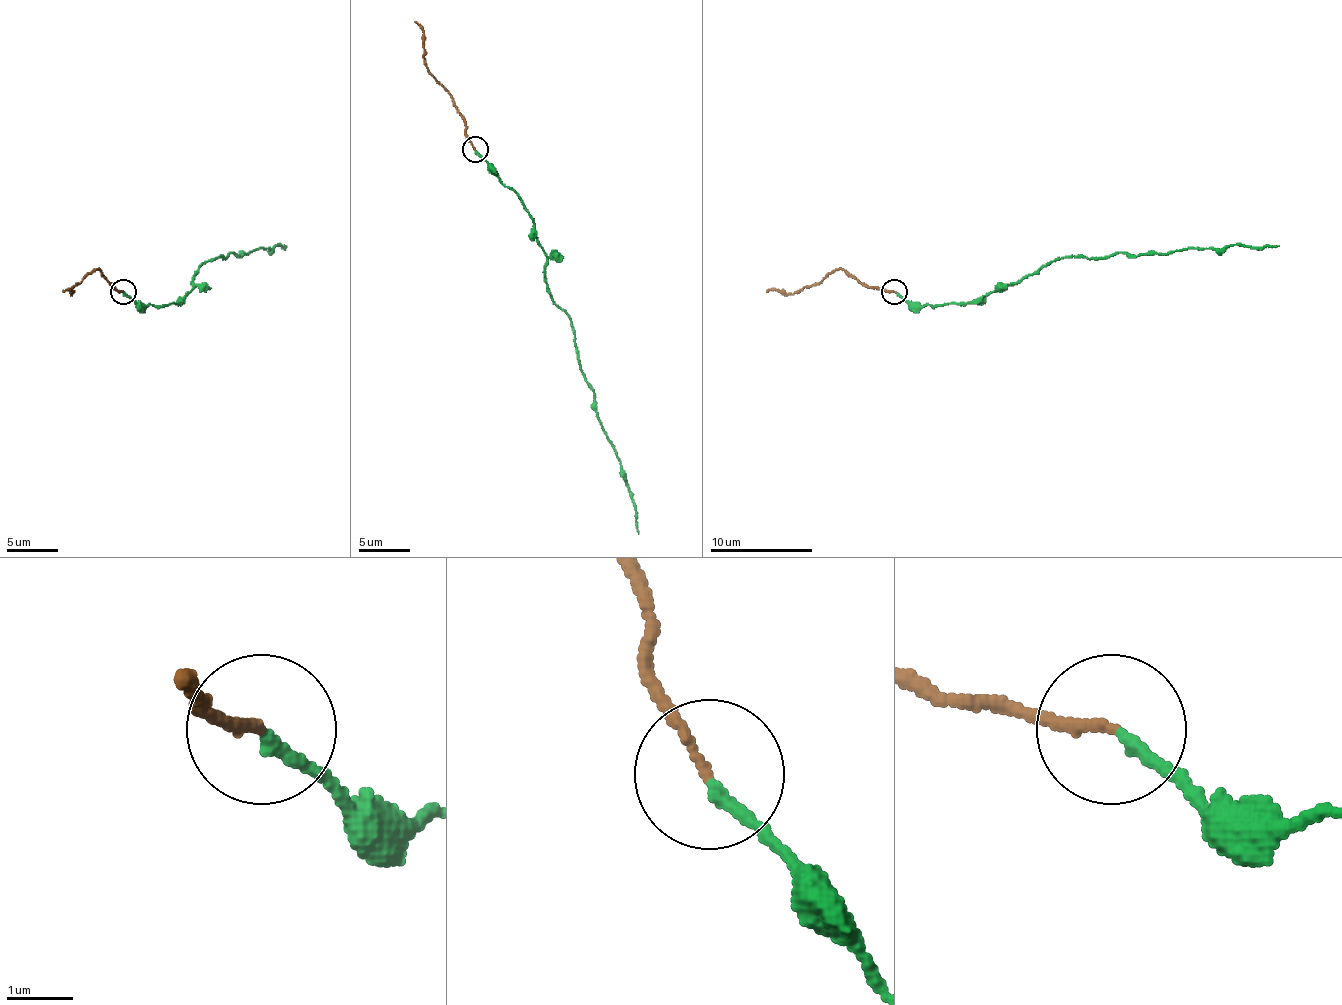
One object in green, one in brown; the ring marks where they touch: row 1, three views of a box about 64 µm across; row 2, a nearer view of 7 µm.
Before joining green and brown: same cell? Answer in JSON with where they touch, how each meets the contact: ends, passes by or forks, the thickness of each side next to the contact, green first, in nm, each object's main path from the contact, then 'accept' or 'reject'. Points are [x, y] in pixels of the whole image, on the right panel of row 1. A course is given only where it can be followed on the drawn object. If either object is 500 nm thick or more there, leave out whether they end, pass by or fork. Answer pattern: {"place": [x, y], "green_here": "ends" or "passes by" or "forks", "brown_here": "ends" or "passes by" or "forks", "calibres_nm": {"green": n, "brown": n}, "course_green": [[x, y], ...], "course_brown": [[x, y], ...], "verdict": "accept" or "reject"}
{"place": [894, 292], "green_here": "ends", "brown_here": "ends", "calibres_nm": {"green": 190, "brown": 150}, "course_green": [[895, 292], [920, 305], [977, 302], [1066, 256], [1104, 259], [1120, 251], [1168, 254], [1232, 244], [1278, 246]], "course_brown": [[895, 292], [867, 287], [839, 269], [828, 272], [811, 287], [767, 292]], "verdict": "accept"}

